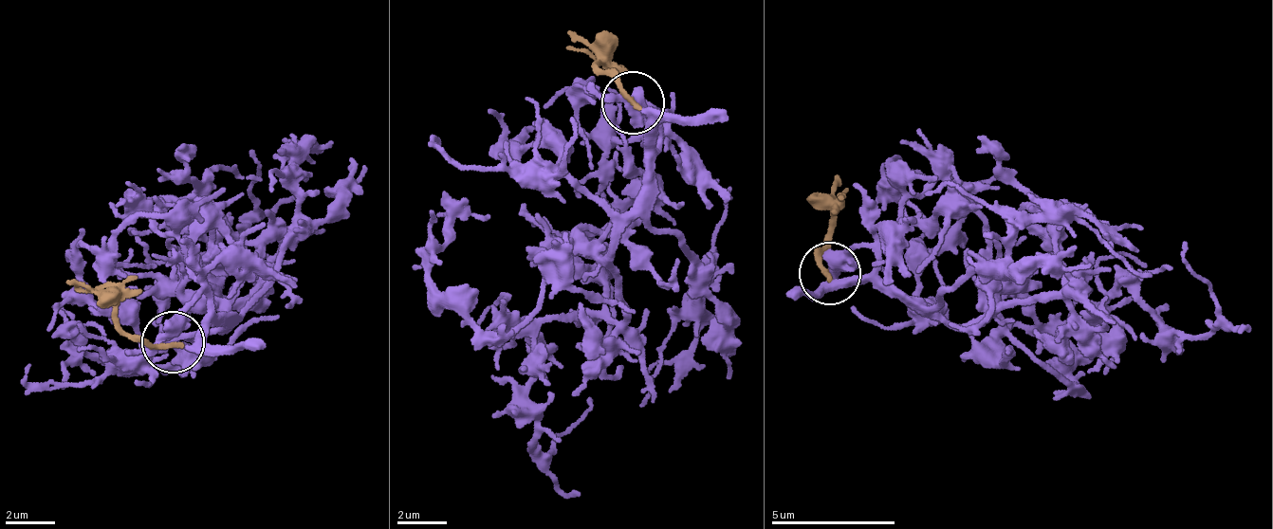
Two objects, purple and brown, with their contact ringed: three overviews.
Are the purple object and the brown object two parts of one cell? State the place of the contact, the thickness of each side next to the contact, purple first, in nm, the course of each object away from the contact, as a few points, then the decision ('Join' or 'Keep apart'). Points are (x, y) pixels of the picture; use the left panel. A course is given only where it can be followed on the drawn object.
Place: (173, 342). Thickness 400 nm (purple) against 200 nm. Course of purple: (172, 337), (233, 316), (256, 246), (182, 258), (203, 235), (222, 254), (249, 238), (251, 149). Course of brown: (172, 342), (138, 336), (111, 302), (66, 282). Join

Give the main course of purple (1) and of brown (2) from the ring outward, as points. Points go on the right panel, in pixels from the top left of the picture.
1: (832, 268), (981, 326), (1072, 278), (1085, 301), (1138, 291), (1164, 327), (1207, 337), (1217, 299), (1184, 240)
2: (832, 274), (820, 250), (839, 177)

